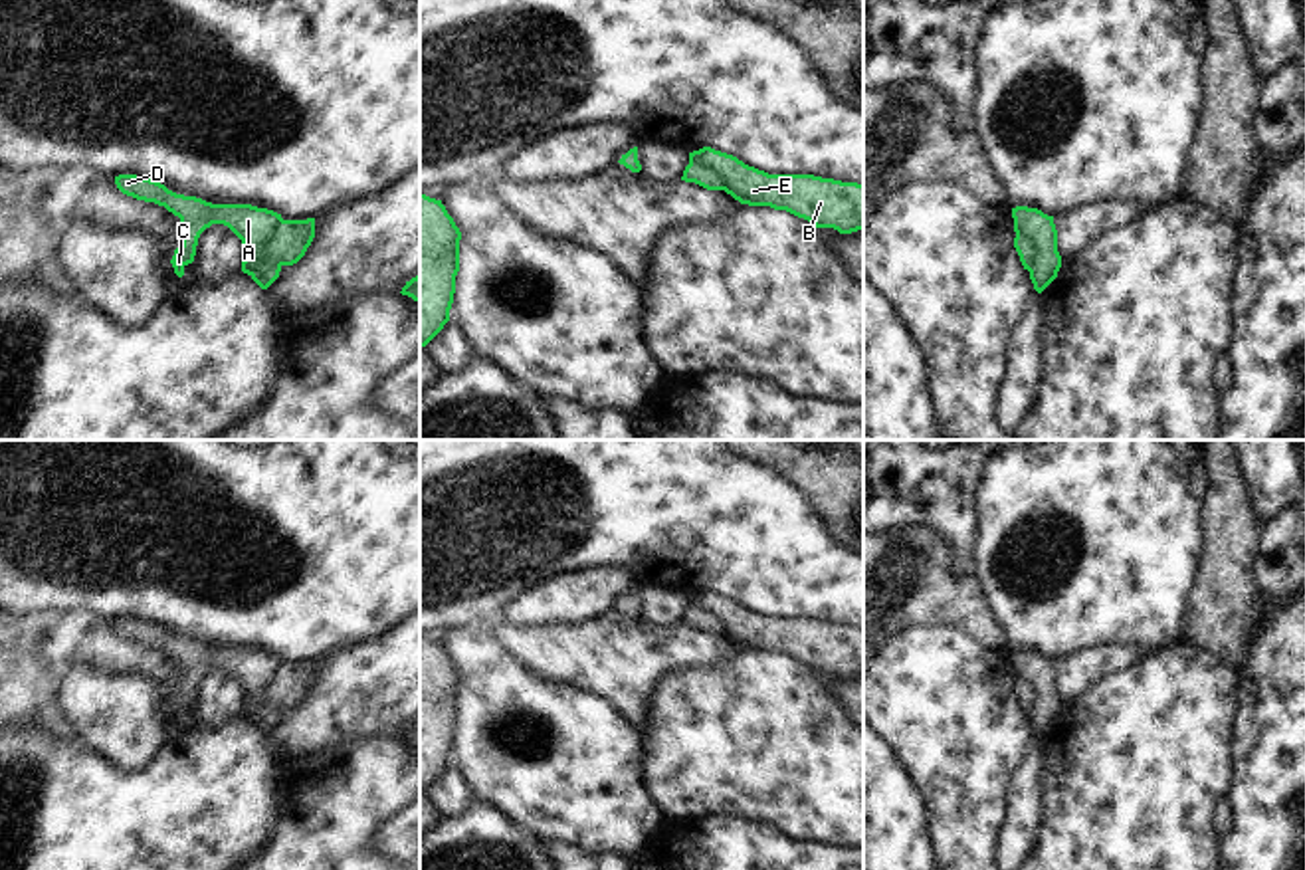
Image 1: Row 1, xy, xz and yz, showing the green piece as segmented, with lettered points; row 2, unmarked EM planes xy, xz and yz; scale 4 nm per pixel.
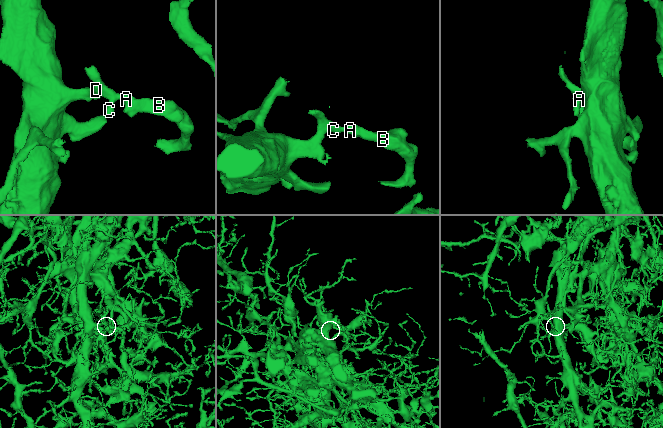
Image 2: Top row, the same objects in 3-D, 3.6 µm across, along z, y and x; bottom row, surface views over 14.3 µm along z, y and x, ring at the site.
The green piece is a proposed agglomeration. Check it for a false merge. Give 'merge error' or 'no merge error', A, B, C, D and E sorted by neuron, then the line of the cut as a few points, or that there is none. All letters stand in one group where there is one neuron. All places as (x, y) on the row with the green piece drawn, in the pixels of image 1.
merge error | A C D / B E | xy (282, 218), (256, 254), (246, 250)

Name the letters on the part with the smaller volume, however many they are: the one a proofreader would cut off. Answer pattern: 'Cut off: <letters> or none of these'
Cut off: B, E

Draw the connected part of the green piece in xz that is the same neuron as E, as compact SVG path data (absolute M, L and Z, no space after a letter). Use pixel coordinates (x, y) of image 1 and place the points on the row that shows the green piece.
M703 147L689 153L713 168L741 204L770 206L840 234L863 230L863 184L814 174L768 174L733 155Z

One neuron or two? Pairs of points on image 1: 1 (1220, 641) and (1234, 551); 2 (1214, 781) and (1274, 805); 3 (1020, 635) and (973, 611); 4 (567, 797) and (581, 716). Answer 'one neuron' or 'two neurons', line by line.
1: one neuron
2: two neurons
3: two neurons
4: one neuron

